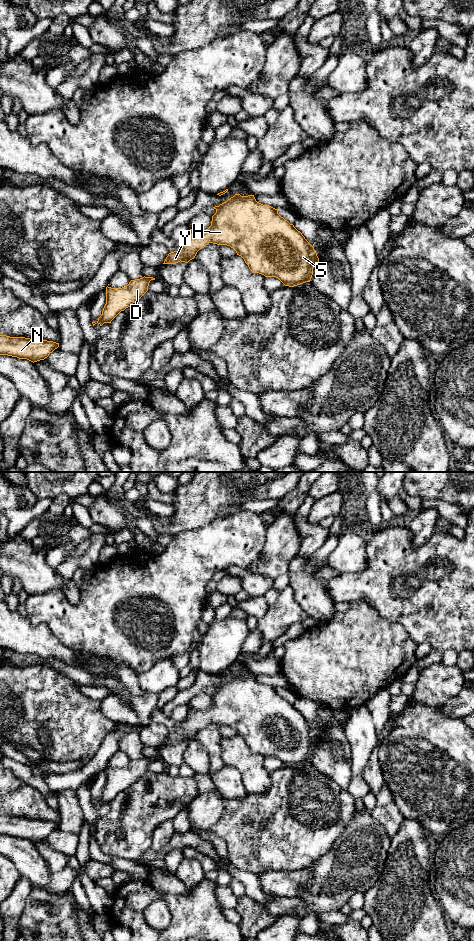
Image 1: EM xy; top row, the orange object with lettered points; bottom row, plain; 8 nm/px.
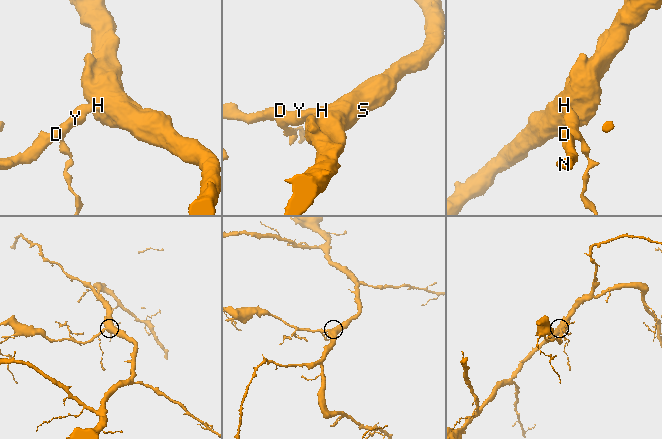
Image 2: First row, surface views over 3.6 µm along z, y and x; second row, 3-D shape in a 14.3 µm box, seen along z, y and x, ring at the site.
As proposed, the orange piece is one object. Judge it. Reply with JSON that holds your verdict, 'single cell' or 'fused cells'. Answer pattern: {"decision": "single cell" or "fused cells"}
{"decision": "single cell"}

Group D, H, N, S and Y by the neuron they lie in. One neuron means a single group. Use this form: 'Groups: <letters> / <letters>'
Groups: D H N S Y

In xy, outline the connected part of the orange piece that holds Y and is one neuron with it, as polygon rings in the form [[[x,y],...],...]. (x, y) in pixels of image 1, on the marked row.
[[[235,194],[226,202],[213,208],[216,213],[212,216],[211,226],[205,231],[190,229],[187,237],[180,245],[180,250],[169,253],[163,264],[176,264],[180,261],[188,263],[195,258],[200,249],[209,243],[213,243],[230,246],[236,251],[237,255],[244,259],[253,273],[259,273],[265,277],[276,277],[285,286],[294,287],[310,282],[313,268],[319,263],[317,253],[302,233],[278,214],[278,209],[257,202],[254,195],[241,196],[240,194]]]

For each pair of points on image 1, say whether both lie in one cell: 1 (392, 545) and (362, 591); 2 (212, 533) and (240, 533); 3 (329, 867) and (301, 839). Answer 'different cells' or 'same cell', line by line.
1: same cell
2: same cell
3: different cells

